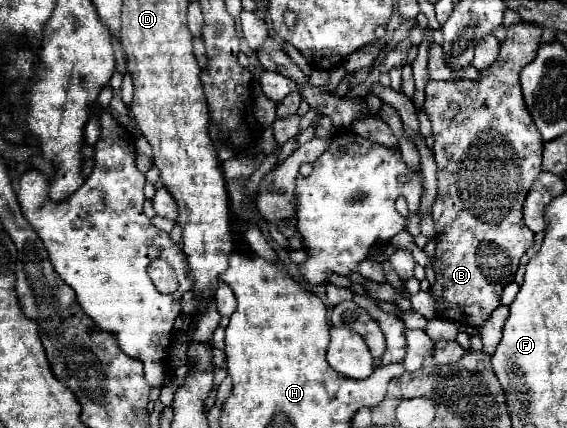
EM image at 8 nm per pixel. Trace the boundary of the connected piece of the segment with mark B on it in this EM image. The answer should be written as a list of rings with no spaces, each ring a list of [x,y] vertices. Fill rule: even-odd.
[[[517,23],[513,27],[507,29],[507,39],[501,45],[499,57],[497,61],[479,73],[477,79],[473,81],[427,81],[425,85],[425,113],[433,125],[433,155],[437,161],[437,197],[435,203],[431,207],[433,213],[433,223],[435,223],[435,241],[437,241],[437,249],[435,249],[435,261],[433,261],[433,269],[435,269],[435,283],[431,287],[431,295],[435,299],[435,311],[439,319],[451,319],[457,321],[461,325],[467,327],[481,327],[489,315],[501,305],[501,293],[505,289],[505,285],[509,285],[515,279],[515,271],[519,267],[519,259],[529,251],[529,247],[533,245],[533,231],[529,231],[529,227],[525,227],[523,223],[523,203],[525,203],[525,195],[529,193],[529,187],[533,185],[533,181],[537,179],[537,175],[543,171],[541,169],[541,151],[543,151],[543,139],[541,133],[537,131],[527,107],[525,107],[525,99],[521,95],[521,81],[519,81],[519,73],[521,69],[531,63],[537,55],[537,49],[541,45],[541,35],[543,29],[537,27],[535,23]],[[453,307],[457,307],[461,313],[447,313],[449,309],[453,311]]]

